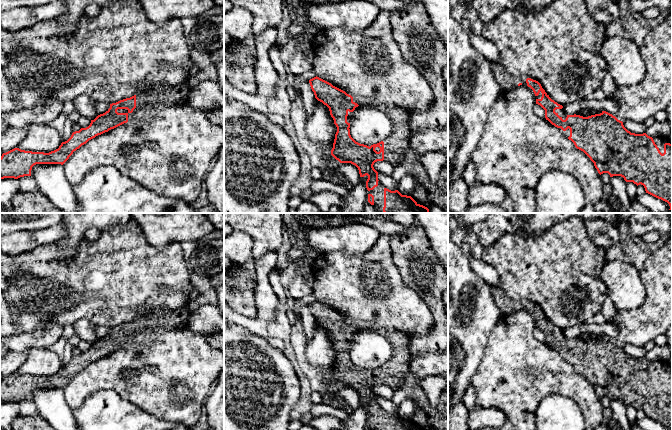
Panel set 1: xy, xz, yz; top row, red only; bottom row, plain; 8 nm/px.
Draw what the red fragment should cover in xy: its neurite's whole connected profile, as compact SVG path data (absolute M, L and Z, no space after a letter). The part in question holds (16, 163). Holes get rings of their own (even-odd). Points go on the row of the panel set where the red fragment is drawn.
M186 82L177 86L164 85L112 103L105 113L91 120L88 127L73 132L58 149L49 153L25 151L19 148L3 153L0 157L0 179L31 176L32 167L36 164L63 165L74 151L96 136L141 115L150 115L159 109L185 103L190 90Z

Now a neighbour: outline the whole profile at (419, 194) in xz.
M413 167L412 170L413 170L412 176L416 179L416 187L410 196L417 202L417 204L425 206L427 203L428 191L427 191L425 185L419 179L419 172L422 169Z

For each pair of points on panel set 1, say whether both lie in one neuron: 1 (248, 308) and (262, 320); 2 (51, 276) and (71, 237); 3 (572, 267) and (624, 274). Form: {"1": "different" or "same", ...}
{"1": "different", "2": "different", "3": "different"}

